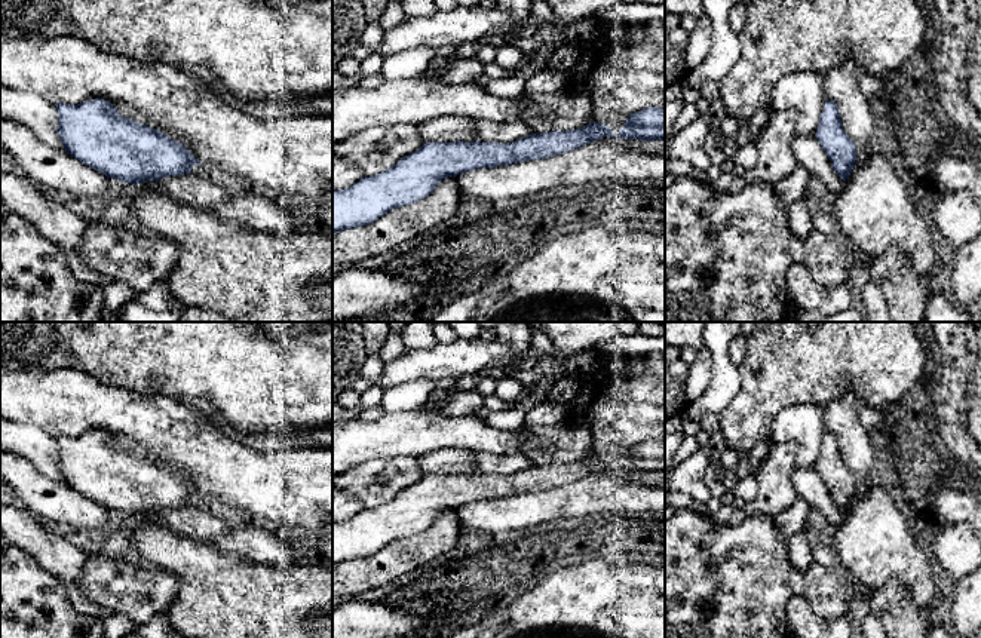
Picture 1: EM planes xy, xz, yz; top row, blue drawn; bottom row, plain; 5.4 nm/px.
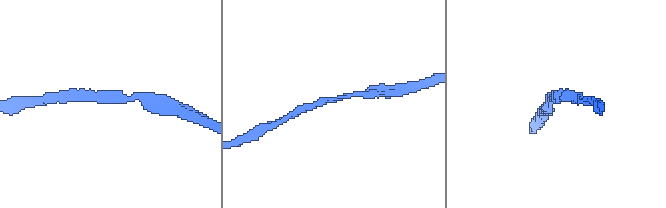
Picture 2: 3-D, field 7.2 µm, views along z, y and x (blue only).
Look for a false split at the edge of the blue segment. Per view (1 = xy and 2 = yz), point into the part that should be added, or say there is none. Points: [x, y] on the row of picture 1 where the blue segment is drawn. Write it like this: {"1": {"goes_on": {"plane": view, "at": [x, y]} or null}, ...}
{"1": {"goes_on": null}, "2": {"goes_on": null}}

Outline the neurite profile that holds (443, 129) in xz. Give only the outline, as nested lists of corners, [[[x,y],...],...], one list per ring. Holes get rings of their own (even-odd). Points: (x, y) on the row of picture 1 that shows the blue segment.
[[[442,116],[417,125],[424,142],[472,142],[475,120]]]

